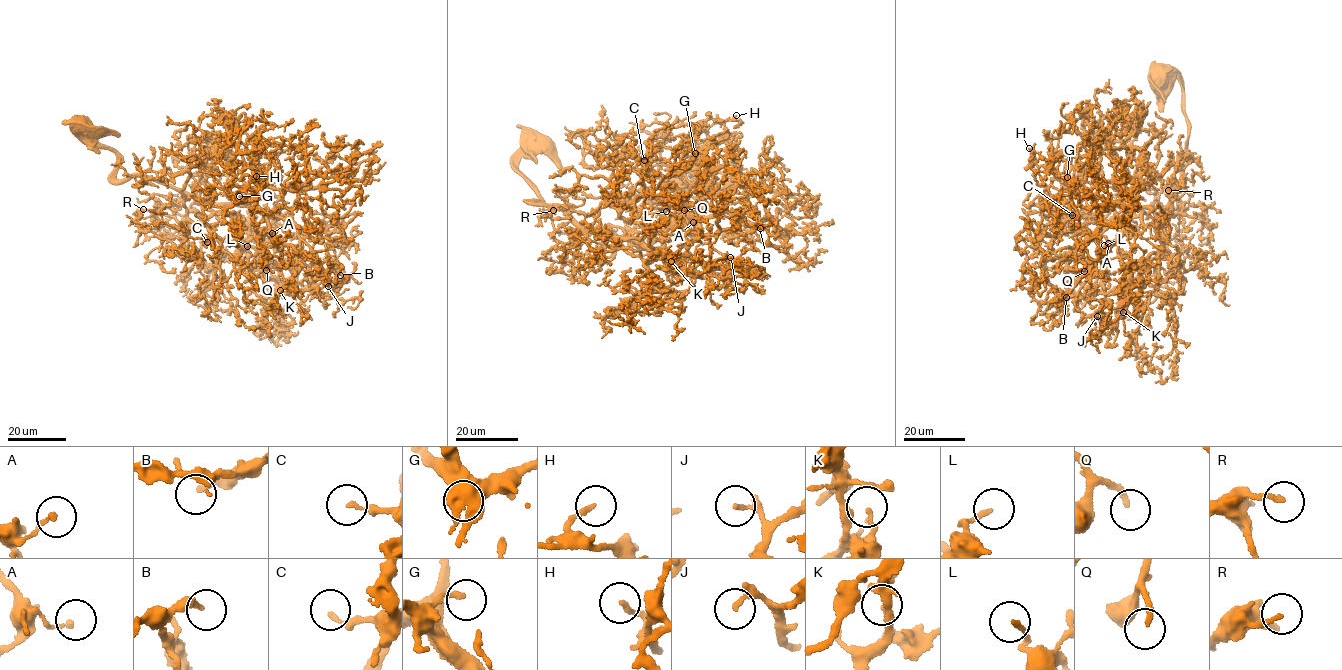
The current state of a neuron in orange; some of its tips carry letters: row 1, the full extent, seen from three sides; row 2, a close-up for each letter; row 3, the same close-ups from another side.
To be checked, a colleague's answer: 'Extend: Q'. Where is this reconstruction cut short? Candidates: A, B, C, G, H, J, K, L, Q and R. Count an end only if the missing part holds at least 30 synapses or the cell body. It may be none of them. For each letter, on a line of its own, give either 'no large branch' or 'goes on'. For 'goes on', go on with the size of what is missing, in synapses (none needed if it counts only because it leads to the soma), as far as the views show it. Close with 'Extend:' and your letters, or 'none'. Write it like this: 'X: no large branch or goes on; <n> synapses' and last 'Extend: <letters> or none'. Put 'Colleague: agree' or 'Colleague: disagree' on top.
Colleague: agree
A: no large branch
B: no large branch
C: no large branch
G: no large branch
H: no large branch
J: no large branch
K: no large branch
L: no large branch
Q: goes on; 30 synapses
R: no large branch
Extend: Q

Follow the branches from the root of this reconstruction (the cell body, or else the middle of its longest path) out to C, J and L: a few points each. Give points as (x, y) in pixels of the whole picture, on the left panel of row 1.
C: (84, 128), (115, 153), (118, 180), (149, 177), (220, 204), (233, 218), (206, 220), (221, 239), (207, 242)
J: (84, 128), (115, 153), (116, 179), (244, 206), (249, 234), (299, 261), (322, 296), (336, 292), (328, 286)
L: (84, 128), (115, 153), (118, 180), (247, 207), (249, 234), (274, 254), (250, 269), (247, 246)

